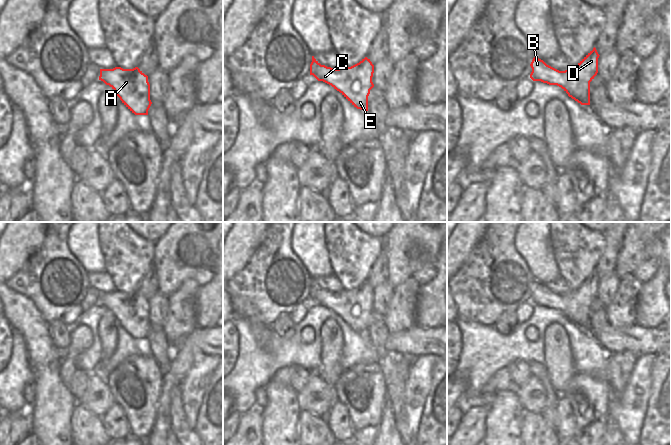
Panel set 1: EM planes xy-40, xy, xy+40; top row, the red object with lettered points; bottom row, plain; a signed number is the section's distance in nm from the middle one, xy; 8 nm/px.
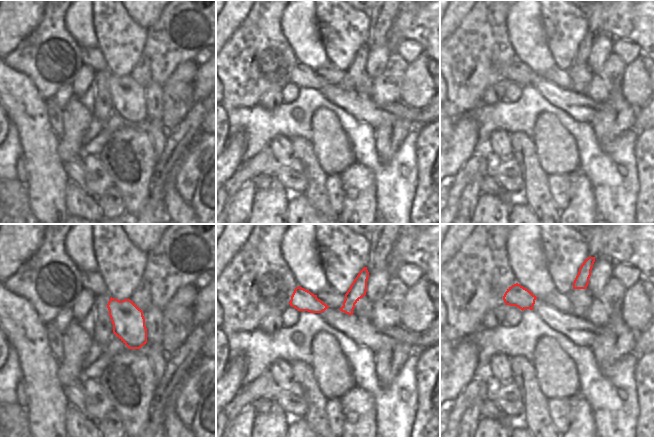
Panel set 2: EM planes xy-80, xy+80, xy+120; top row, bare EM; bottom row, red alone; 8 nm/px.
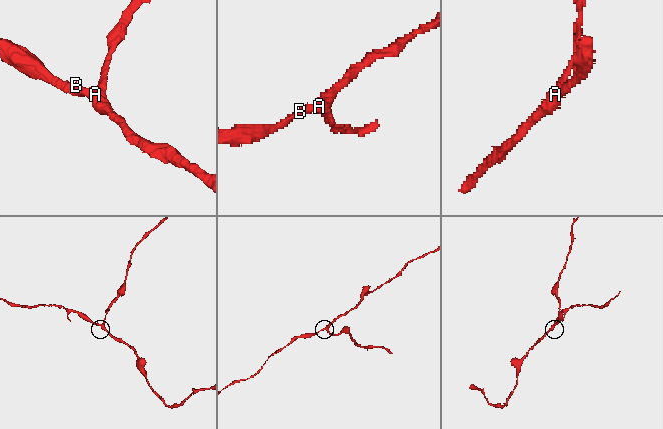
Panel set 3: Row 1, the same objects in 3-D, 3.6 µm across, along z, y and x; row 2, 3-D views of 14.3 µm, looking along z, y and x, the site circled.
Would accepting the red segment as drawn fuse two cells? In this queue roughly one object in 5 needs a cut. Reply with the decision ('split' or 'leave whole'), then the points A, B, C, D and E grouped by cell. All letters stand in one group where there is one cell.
leave whole; groups A B C D E

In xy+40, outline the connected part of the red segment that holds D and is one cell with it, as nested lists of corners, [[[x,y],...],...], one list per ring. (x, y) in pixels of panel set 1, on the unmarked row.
[[[594,271],[575,291],[559,295],[534,281],[530,302],[561,311],[569,321],[581,329],[590,329],[590,306],[598,297],[599,278]]]

